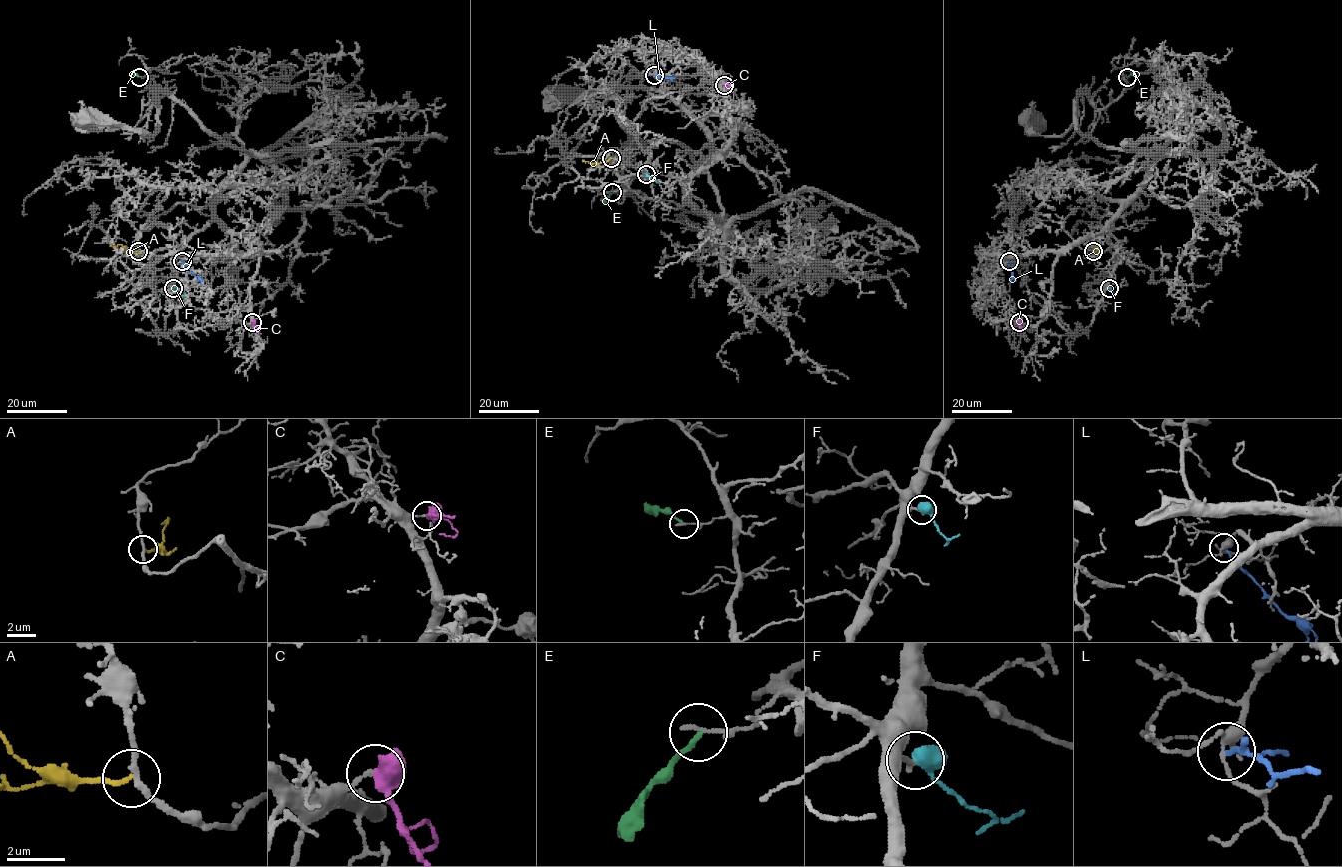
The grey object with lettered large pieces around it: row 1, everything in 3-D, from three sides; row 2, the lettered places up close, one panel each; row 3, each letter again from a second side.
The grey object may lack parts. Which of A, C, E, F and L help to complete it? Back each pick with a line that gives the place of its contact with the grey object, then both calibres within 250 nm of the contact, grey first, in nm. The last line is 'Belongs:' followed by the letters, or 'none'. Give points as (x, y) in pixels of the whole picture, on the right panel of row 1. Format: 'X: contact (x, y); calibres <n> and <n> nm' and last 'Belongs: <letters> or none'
F: contact (1109, 288); calibres 200 and 420 nm
Belongs: F

